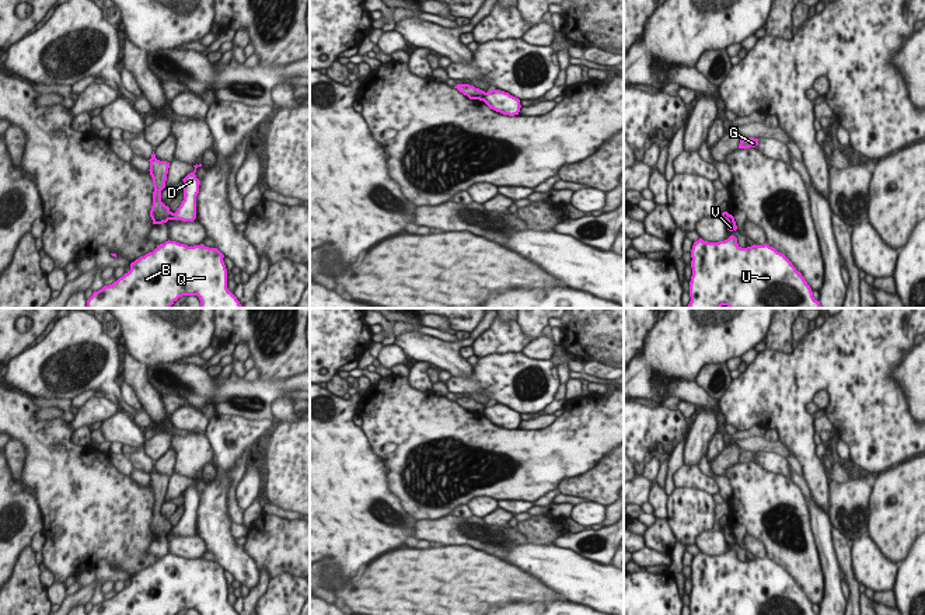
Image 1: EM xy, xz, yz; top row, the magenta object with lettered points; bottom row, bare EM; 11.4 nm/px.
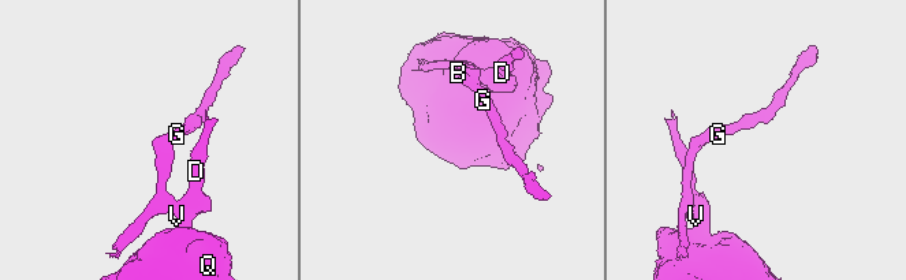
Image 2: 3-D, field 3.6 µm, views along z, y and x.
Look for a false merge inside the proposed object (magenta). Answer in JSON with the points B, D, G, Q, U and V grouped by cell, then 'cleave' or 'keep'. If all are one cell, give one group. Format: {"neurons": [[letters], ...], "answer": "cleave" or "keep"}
{"neurons": [["B", "D", "Q", "U", "V"], ["G"]], "answer": "cleave"}

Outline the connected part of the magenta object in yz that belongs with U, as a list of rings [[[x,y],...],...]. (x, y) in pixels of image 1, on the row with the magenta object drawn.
[[[734,235],[719,242],[699,238],[692,245],[691,258],[691,301],[687,308],[821,308],[802,273],[768,244],[741,248]]]

